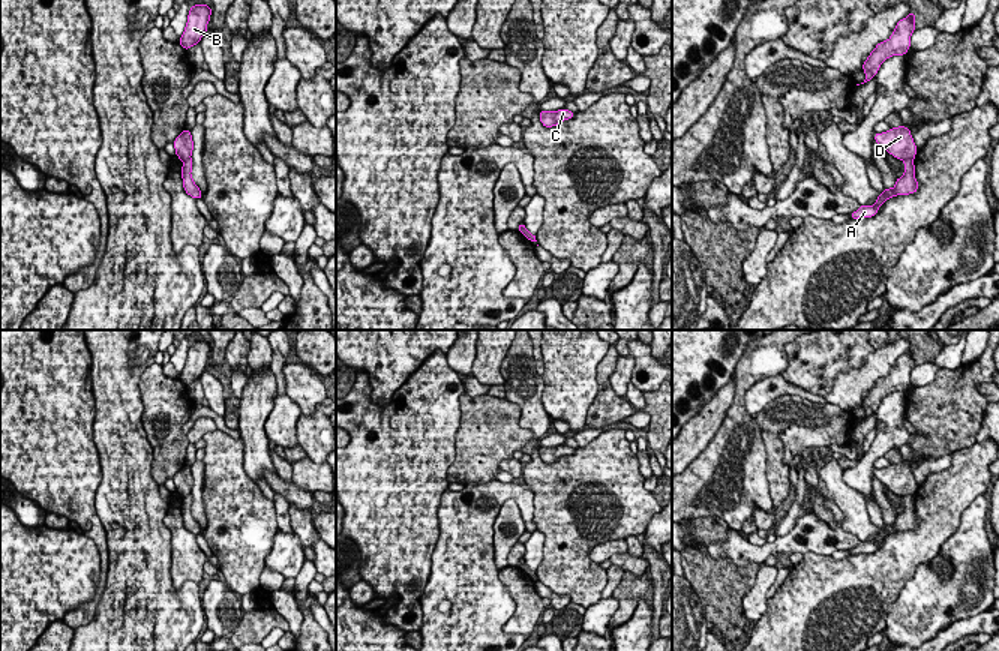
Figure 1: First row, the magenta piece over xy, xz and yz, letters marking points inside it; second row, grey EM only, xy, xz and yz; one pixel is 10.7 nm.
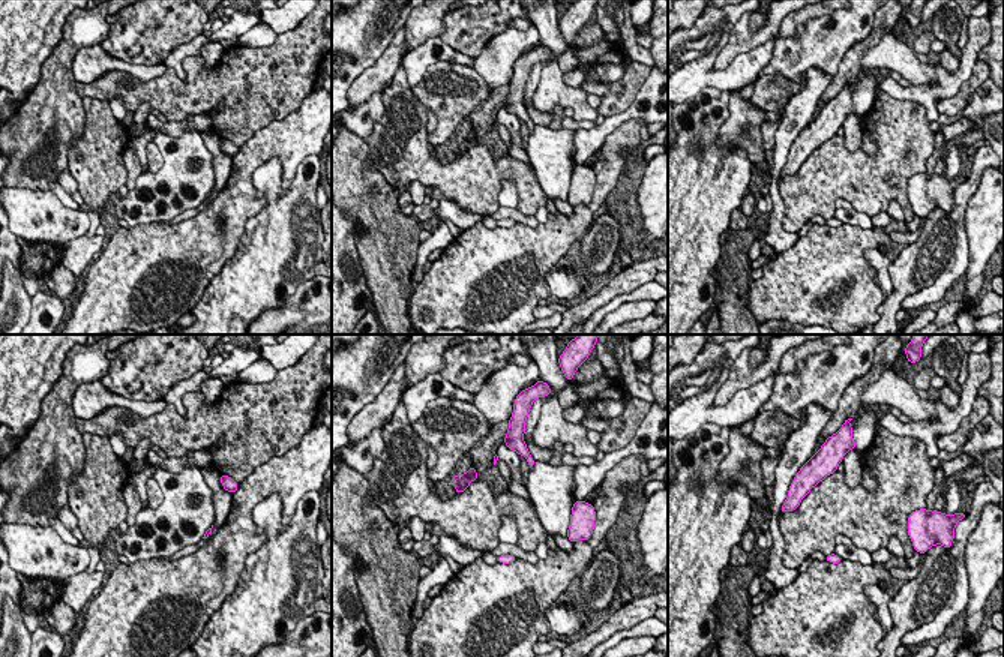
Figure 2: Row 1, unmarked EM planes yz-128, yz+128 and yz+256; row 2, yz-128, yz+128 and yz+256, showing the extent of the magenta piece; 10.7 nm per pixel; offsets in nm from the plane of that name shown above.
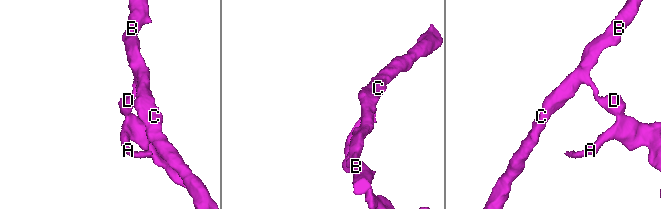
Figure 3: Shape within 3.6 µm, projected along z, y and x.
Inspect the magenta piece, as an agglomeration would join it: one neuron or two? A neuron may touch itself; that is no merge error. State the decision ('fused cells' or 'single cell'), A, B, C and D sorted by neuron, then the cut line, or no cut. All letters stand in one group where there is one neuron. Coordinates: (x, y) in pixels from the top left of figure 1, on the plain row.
fused cells; A / B C D; cut in yz along (912, 494), (905, 497)

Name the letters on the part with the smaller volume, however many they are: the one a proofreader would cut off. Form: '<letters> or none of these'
B, C, D

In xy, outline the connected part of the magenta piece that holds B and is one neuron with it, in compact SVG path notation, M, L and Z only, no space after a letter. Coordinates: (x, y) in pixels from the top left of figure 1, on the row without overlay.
M204 339L190 342L184 368L178 376L186 387L200 380L202 370L207 369L210 351L212 342L206 342Z

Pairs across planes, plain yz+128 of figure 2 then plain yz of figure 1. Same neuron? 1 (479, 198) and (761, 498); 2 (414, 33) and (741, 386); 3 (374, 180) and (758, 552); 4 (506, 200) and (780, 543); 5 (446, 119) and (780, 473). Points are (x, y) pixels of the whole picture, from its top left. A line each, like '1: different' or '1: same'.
1: same
2: same
3: different
4: different
5: different

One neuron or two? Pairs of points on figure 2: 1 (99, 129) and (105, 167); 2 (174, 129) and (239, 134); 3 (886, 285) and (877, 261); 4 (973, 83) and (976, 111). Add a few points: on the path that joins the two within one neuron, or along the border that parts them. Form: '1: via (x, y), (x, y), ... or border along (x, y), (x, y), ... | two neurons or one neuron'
1: via (102, 138), (102, 158) | one neuron
2: border along (194, 116), (206, 114), (210, 129) | two neurons
3: via (883, 279), (881, 267) | one neuron
4: border along (988, 77), (971, 93) | two neurons

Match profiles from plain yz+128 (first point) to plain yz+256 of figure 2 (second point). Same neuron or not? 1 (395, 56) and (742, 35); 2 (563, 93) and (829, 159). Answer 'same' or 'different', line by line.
1: same
2: different

